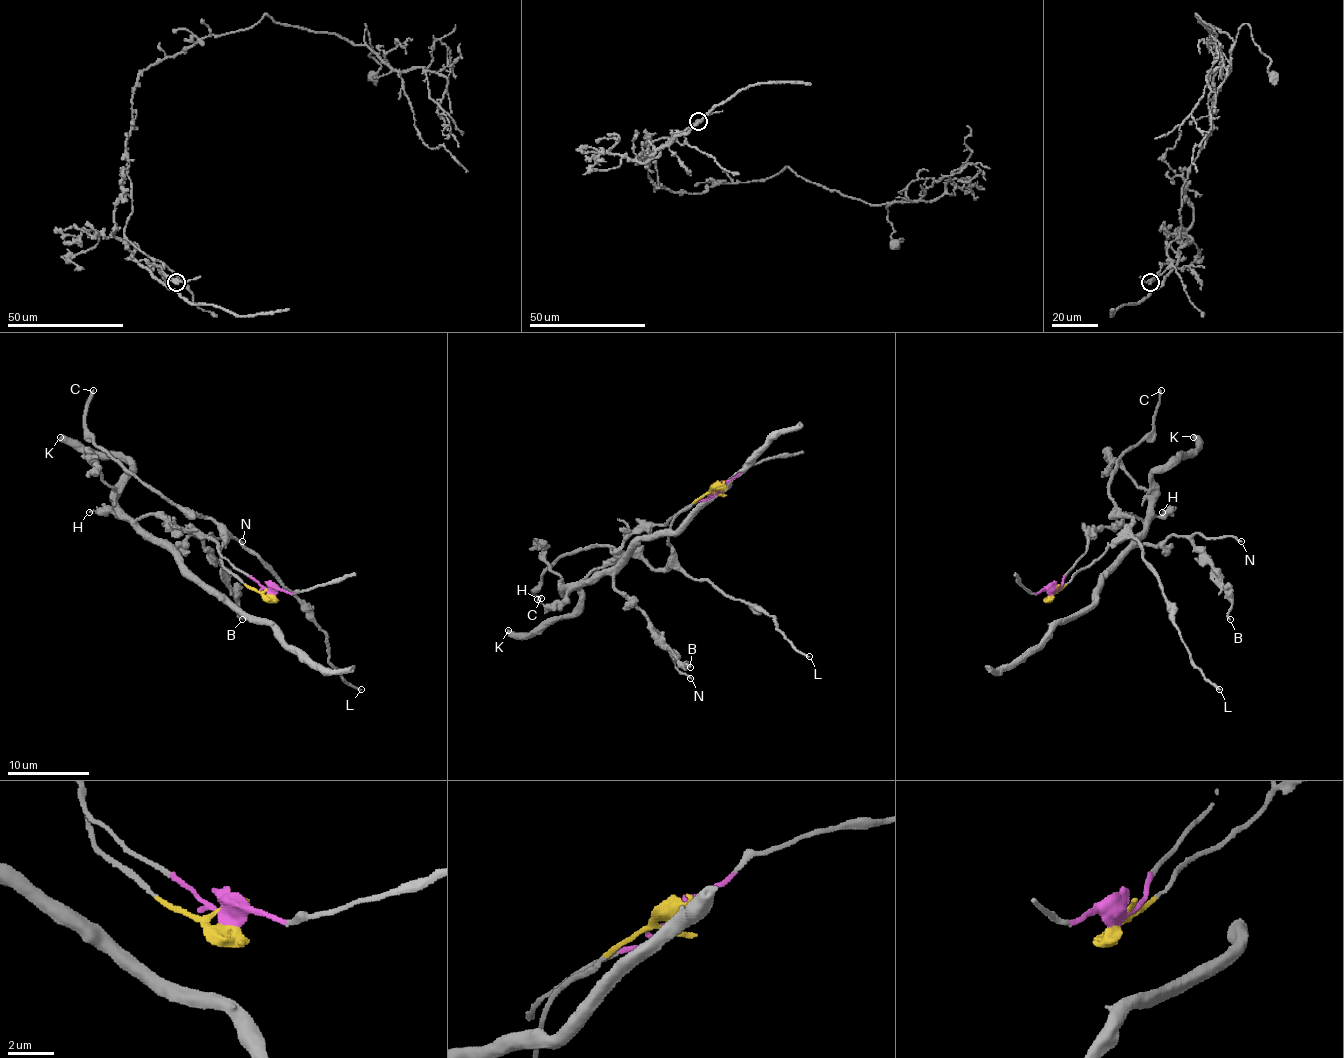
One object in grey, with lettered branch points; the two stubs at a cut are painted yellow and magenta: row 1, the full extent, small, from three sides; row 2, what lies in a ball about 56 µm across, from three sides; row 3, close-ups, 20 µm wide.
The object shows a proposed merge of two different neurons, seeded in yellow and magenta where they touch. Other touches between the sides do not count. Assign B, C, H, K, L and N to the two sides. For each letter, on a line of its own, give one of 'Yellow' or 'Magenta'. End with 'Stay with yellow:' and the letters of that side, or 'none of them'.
B: Magenta
C: Yellow
H: Magenta
K: Magenta
L: Yellow
N: Magenta
Stay with yellow: C, L

